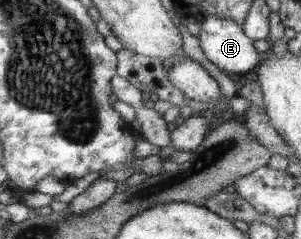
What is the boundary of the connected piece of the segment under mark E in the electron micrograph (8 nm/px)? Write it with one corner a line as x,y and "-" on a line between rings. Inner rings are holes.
206,17
199,23
201,30
198,38
201,50
209,61
228,75
233,77
251,75
265,59
266,54
260,54
254,48
254,39
246,34
241,23
222,17

